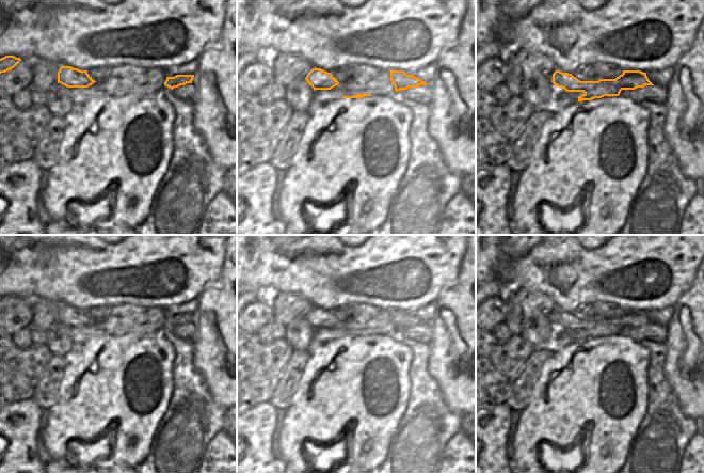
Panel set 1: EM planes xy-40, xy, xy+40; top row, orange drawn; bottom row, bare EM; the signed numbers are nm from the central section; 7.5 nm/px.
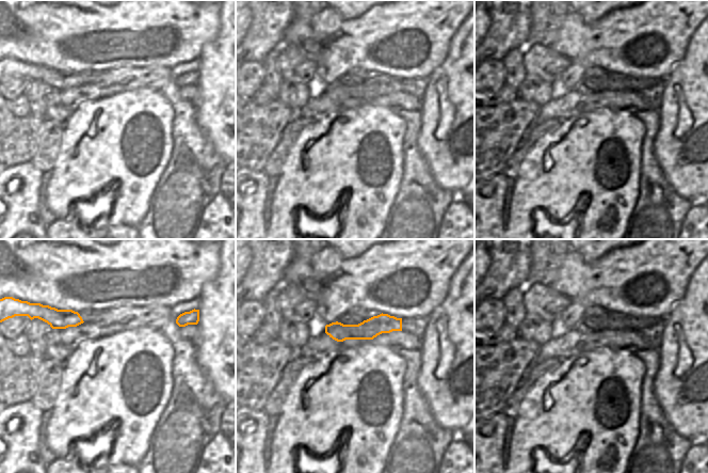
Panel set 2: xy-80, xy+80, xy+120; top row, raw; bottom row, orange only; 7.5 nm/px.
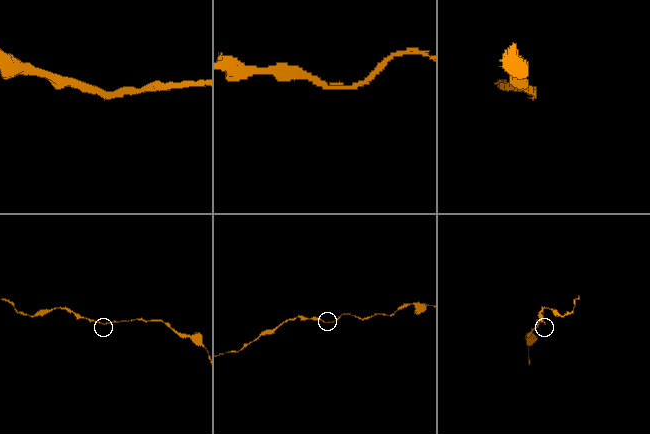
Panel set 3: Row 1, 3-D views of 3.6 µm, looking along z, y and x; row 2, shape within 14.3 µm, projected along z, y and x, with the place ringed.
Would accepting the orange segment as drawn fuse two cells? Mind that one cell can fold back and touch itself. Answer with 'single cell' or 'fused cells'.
single cell

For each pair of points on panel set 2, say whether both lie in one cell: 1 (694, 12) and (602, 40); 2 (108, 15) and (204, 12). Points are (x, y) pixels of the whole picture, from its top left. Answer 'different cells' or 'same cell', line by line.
1: same cell
2: same cell

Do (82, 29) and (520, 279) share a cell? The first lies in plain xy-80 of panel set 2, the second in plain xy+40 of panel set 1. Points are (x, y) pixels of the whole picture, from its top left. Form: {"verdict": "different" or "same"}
{"verdict": "same"}

